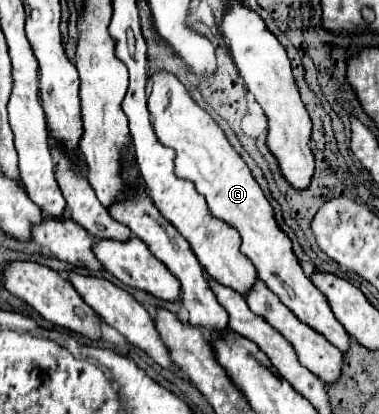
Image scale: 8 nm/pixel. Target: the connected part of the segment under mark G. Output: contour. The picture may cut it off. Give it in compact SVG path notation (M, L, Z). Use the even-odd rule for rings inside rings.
M167 72L151 76L151 94L149 94L149 112L153 120L155 134L159 142L167 148L175 150L175 174L179 178L191 180L195 190L205 196L211 216L231 224L241 234L241 252L253 262L257 268L259 280L263 280L271 292L275 292L281 302L307 326L323 334L333 346L341 352L349 350L349 334L333 316L331 306L323 292L319 292L313 282L303 274L293 250L291 240L275 222L273 208L263 196L259 184L253 180L243 158L231 148L223 130L217 122L201 110L185 86Z

